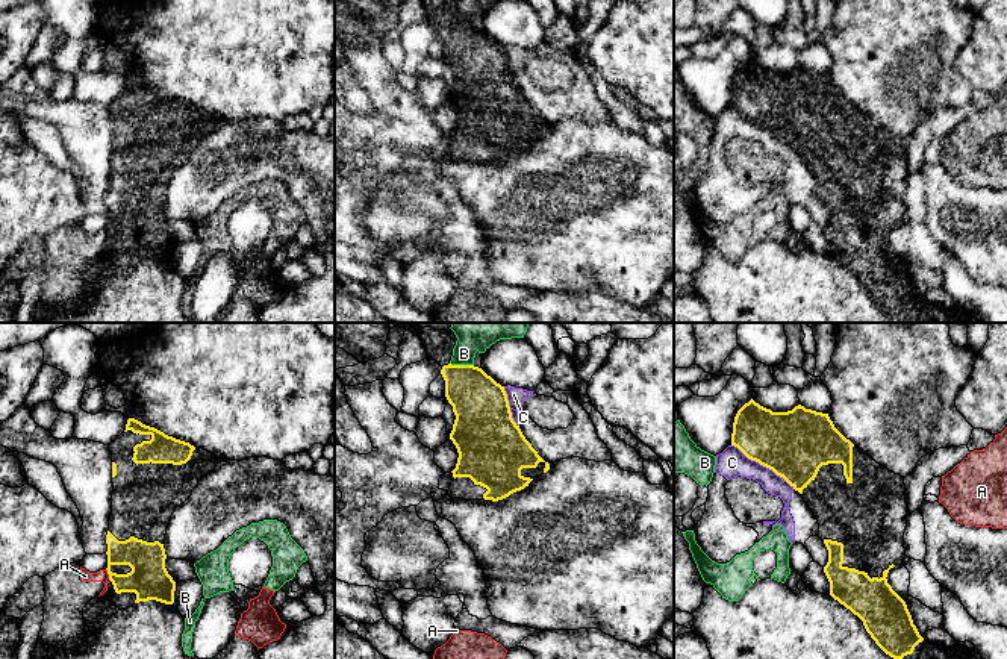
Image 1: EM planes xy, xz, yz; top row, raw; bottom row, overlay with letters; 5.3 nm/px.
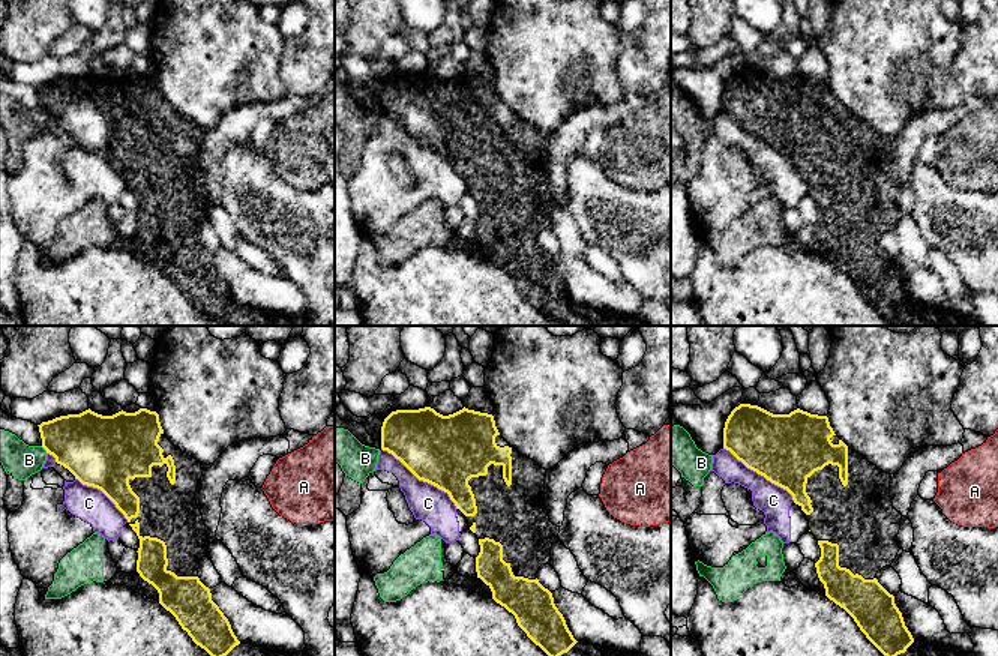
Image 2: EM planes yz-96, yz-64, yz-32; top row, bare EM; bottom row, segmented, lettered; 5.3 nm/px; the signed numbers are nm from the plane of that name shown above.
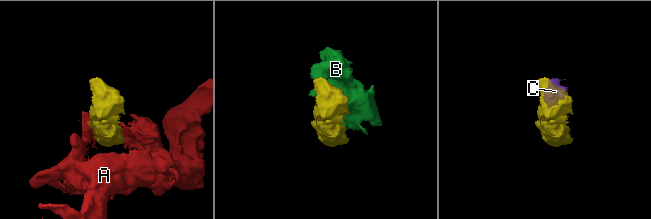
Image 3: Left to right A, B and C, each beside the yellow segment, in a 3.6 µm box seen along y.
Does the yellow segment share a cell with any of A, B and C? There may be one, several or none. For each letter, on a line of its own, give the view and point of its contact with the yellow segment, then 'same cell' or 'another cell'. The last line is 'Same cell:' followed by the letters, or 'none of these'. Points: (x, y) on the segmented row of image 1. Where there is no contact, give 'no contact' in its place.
A: xy (108, 573) | another cell
B: xz (462, 365) | another cell
C: yz (763, 465) | another cell
Same cell: none of these

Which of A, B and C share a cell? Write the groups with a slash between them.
A B / C

